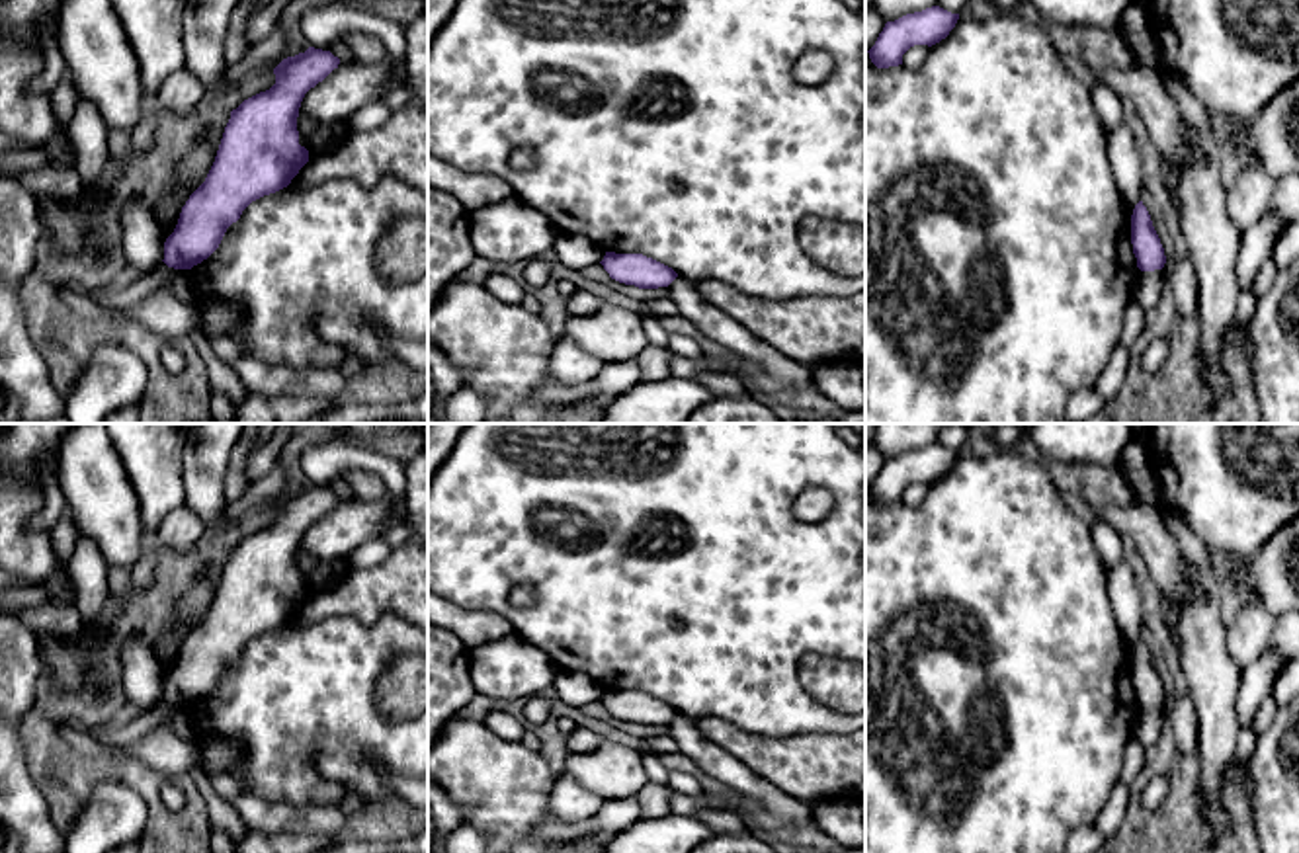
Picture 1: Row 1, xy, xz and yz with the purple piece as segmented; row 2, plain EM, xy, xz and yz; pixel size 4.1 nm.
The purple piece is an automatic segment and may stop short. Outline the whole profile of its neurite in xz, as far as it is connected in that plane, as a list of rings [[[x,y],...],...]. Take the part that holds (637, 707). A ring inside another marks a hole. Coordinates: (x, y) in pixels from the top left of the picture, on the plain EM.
[[[606,689],[600,701],[611,716],[639,726],[668,724],[678,714],[672,705],[643,691]]]

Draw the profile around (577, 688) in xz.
[[[572,668],[561,670],[555,681],[557,697],[572,709],[584,709],[604,697],[606,687],[588,671]]]

